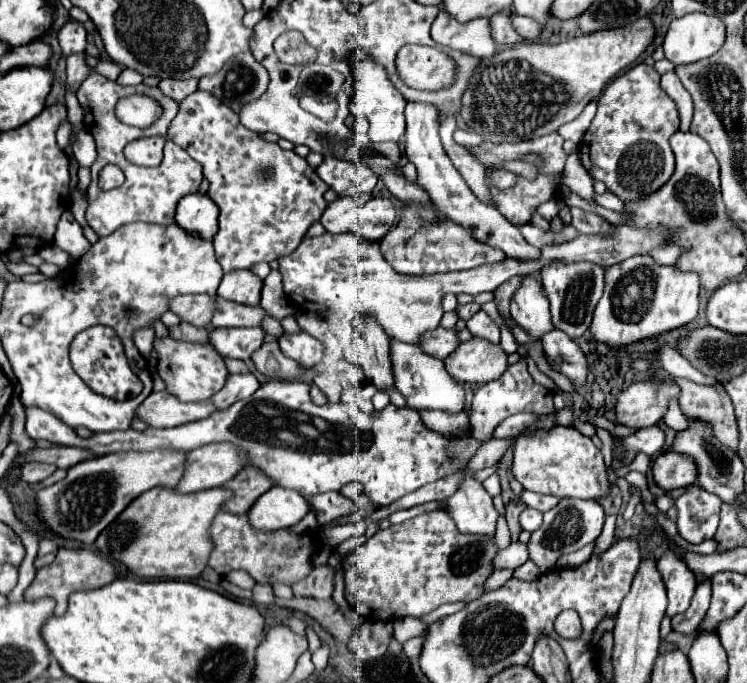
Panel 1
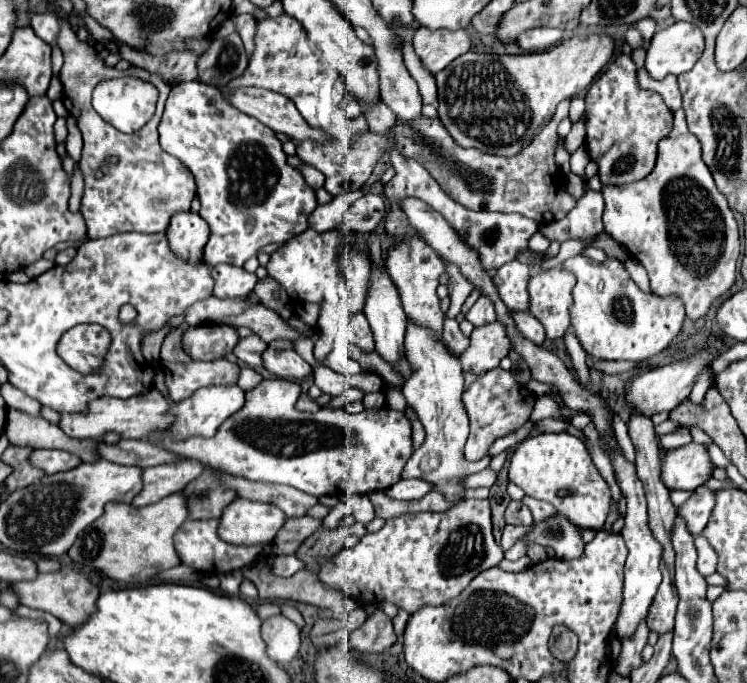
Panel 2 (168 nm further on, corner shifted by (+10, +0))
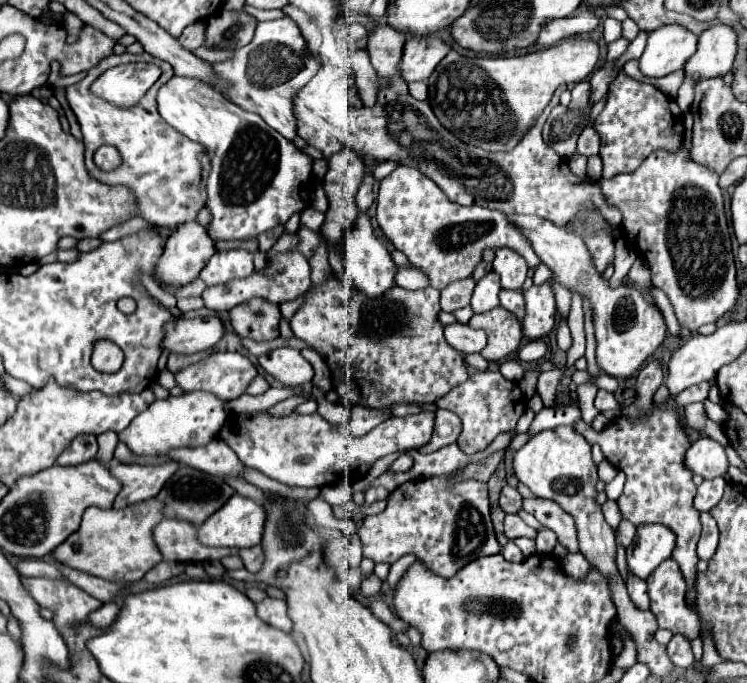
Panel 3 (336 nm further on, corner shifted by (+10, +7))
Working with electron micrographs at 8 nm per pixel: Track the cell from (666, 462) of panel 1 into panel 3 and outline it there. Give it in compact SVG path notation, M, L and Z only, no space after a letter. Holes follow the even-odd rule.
M701 436L699 440L695 440L687 454L685 454L685 466L693 472L699 474L701 478L717 478L717 476L725 476L729 462L725 456L725 450L719 442Z

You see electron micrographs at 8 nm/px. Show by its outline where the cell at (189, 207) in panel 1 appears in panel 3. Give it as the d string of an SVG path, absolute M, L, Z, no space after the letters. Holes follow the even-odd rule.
M195 220L183 222L171 232L157 266L157 274L173 286L189 284L199 276L213 254L215 244L207 230Z

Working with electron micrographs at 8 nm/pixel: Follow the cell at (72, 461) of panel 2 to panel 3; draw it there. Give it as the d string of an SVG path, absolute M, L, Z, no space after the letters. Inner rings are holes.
M93 434L77 436L57 458L59 466L75 466L97 456L97 438Z

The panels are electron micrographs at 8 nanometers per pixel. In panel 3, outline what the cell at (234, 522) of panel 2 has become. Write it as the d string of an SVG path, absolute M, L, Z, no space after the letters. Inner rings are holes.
M239 494L231 496L223 508L219 508L209 520L199 526L199 540L205 546L225 546L225 548L249 548L261 544L263 528L267 520L267 510L263 504L243 498Z

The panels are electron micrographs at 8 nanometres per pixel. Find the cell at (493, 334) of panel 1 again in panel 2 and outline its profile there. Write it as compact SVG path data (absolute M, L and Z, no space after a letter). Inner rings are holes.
M479 297L479 299L475 301L475 305L469 309L469 313L465 315L465 319L471 321L475 327L493 323L493 321L497 319L495 303L493 303L489 297Z

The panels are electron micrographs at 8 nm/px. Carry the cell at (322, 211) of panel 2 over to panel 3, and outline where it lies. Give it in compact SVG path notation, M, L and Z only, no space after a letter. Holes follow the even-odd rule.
M305 208L303 214L301 214L301 224L307 226L309 230L319 230L323 220L325 220L325 214L315 210L315 208Z

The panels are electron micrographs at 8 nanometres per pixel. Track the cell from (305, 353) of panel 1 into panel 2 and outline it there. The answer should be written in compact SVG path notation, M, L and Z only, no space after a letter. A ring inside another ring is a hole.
M263 351L263 367L281 379L303 379L311 375L311 365L303 361L297 351Z

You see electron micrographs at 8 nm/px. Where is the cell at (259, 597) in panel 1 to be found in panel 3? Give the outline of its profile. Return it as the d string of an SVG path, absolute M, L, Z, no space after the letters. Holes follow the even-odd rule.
M261 544L251 548L240 549L239 556L245 562L245 570L249 570L251 574L259 572L261 566L263 566L263 562L265 562L265 554L263 554Z

